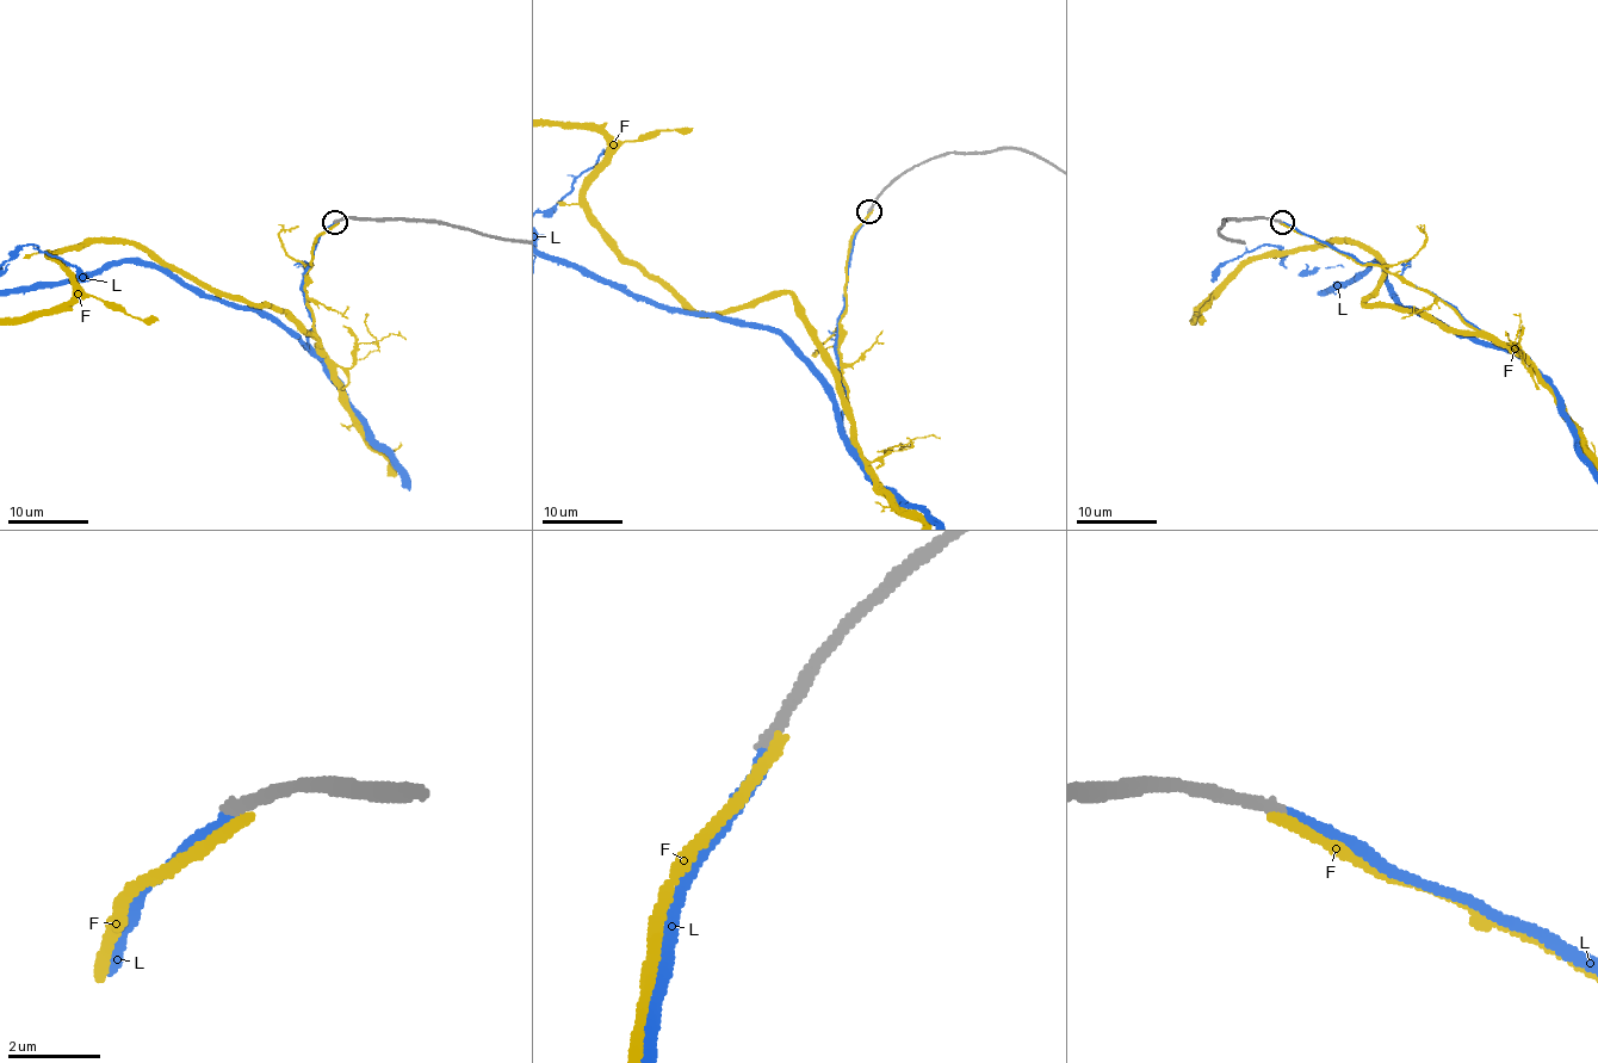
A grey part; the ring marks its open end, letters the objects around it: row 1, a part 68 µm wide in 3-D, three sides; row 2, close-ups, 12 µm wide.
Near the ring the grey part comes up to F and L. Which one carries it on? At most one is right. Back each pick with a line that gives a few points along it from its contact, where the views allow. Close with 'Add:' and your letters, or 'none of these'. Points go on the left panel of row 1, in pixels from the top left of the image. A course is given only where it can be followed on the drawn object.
Add: L

